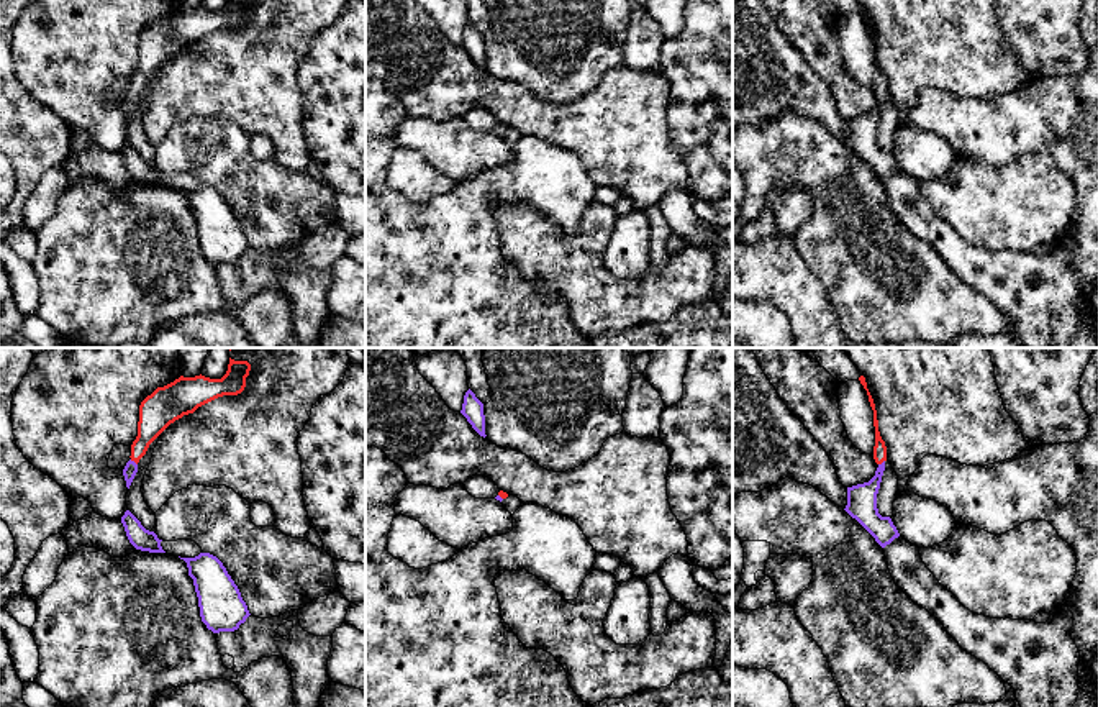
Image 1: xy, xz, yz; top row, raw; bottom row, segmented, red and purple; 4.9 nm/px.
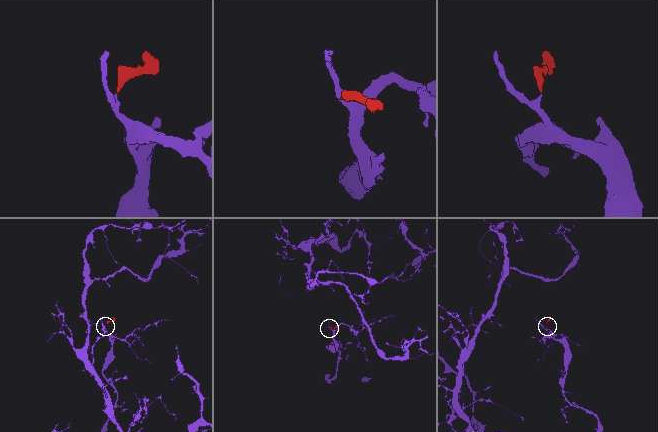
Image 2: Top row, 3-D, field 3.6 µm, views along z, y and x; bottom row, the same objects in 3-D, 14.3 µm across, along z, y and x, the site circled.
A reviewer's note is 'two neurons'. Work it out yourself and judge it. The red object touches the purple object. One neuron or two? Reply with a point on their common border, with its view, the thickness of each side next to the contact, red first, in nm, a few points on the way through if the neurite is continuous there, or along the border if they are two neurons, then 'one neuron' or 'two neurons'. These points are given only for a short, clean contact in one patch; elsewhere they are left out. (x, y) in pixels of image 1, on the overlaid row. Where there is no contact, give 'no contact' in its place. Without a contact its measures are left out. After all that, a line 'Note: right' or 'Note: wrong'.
contact xy (133, 460); calibres 160 and 70 nm; way xy (154, 414), (133, 460), (130, 469); one neuron
Note: wrong

